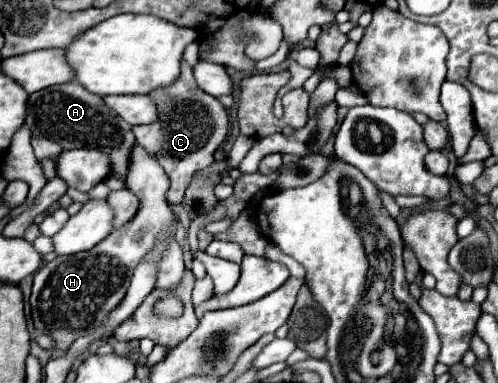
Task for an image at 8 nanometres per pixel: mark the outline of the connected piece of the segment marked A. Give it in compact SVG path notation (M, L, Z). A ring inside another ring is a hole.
M67 82L59 86L49 86L45 90L33 92L27 102L27 120L25 120L33 132L33 136L49 138L63 146L65 150L69 148L79 148L79 146L91 146L107 152L113 162L113 172L125 176L127 166L129 166L129 150L135 144L135 136L131 132L131 126L121 120L111 108L105 106L103 98L97 94L87 92L81 84L77 82Z

